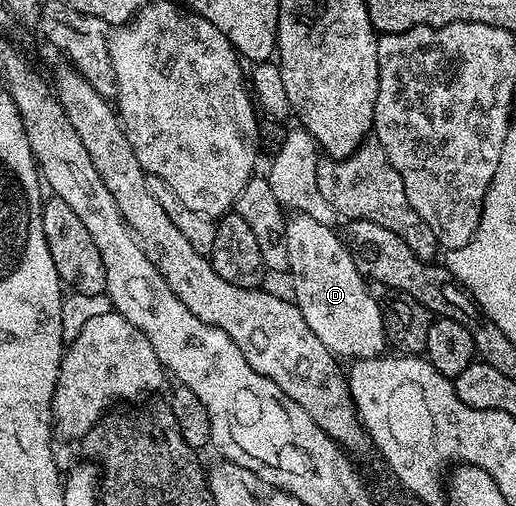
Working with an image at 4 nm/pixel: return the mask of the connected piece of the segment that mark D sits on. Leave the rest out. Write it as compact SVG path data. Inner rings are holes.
M302 212L290 215L285 222L285 245L287 246L288 275L293 275L292 303L301 312L303 322L311 326L315 338L327 346L327 350L338 358L349 356L350 361L370 360L386 351L385 327L381 317L381 305L373 295L361 271L355 266L351 254L345 248L340 235L330 225L315 222L313 218Z

